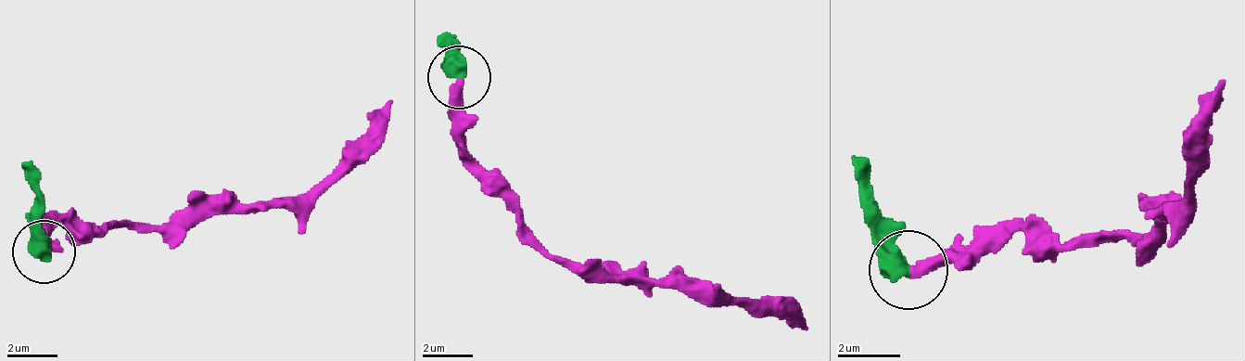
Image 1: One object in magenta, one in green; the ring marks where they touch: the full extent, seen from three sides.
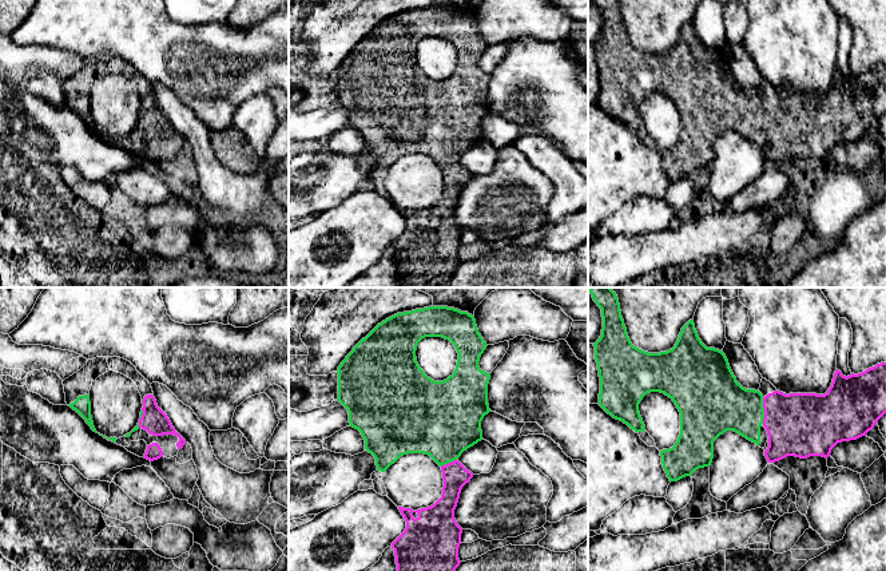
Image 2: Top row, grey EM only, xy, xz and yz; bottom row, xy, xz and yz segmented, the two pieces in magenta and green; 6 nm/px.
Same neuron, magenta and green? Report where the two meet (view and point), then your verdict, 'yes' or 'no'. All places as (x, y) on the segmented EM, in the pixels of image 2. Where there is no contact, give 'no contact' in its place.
yz (765, 411) | yes

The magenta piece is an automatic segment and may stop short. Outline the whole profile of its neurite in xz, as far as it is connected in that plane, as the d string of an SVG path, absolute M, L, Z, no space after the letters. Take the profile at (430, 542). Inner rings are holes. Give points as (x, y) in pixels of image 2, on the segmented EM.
M429 306L397 313L386 318L362 338L338 366L337 400L347 409L350 427L361 432L365 449L376 459L377 471L385 472L401 456L408 453L429 455L442 471L442 495L433 505L417 511L398 507L406 522L406 528L392 543L397 571L456 571L461 563L458 547L462 528L454 519L454 509L462 487L470 481L473 473L457 459L464 451L482 440L481 421L490 412L488 404L490 373L481 370L478 366L480 357L486 346L478 333L474 316L454 308ZM425 337L449 340L458 353L453 374L444 381L434 381L428 377L417 362L417 345Z

